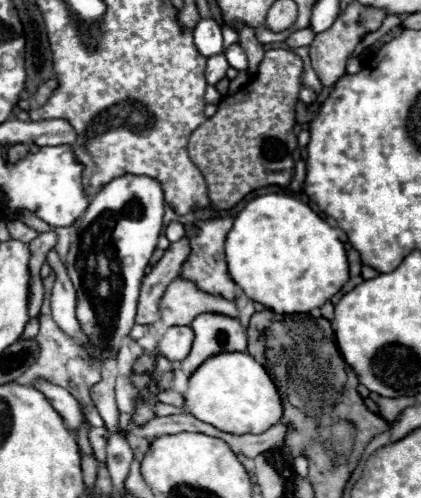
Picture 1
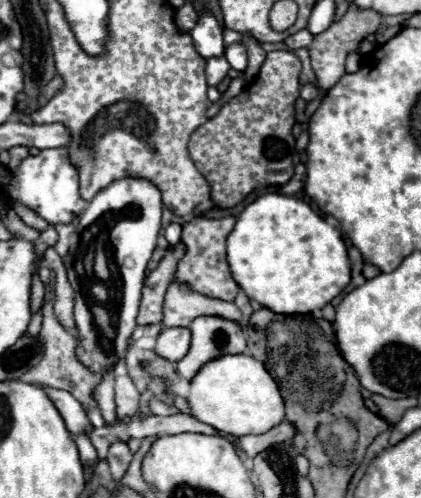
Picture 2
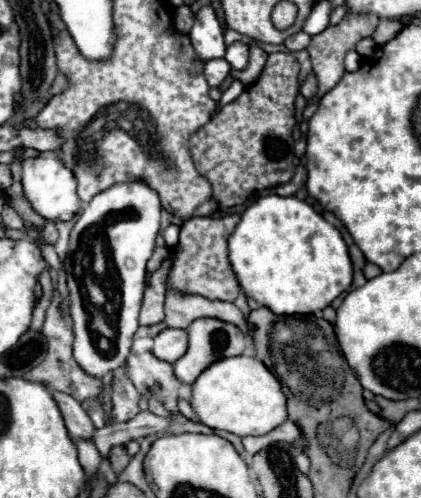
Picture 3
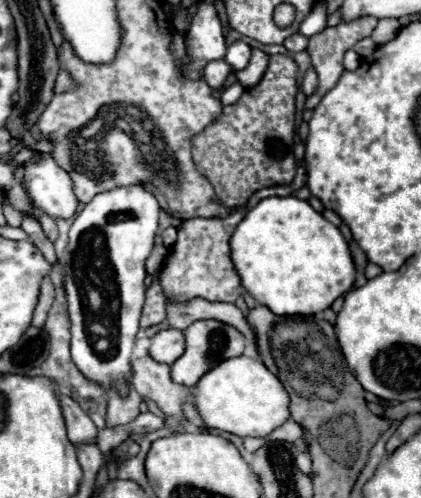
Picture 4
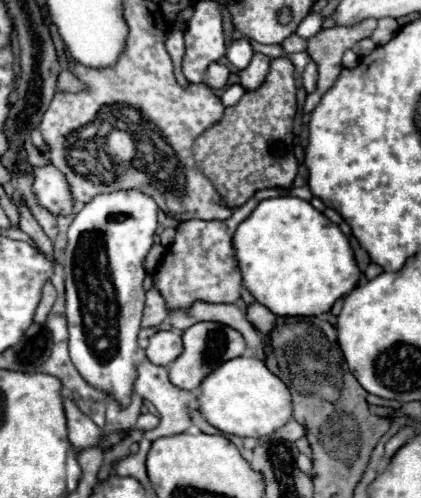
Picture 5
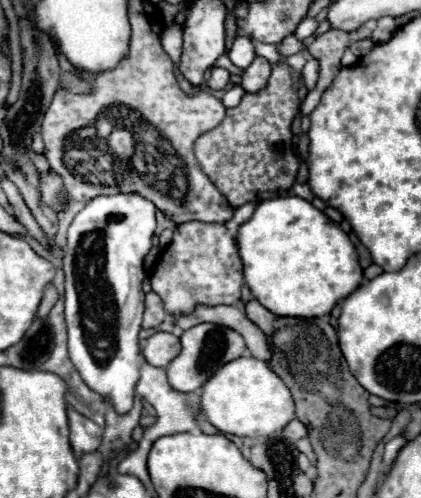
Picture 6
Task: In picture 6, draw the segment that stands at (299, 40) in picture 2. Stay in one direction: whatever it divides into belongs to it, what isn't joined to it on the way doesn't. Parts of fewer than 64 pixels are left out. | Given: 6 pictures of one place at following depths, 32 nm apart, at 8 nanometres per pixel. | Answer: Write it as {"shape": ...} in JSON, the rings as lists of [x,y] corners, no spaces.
{"shape":[[[290,34],[290,36],[286,36],[280,44],[278,44],[278,52],[280,52],[280,56],[292,56],[292,54],[296,54],[296,52],[300,52],[302,50],[302,42],[298,42],[296,40],[296,36],[294,34]]]}

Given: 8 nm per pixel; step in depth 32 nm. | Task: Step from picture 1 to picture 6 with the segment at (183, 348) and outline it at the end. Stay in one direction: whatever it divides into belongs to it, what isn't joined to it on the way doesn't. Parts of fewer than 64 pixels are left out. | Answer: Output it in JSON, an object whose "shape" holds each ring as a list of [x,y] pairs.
{"shape":[[[168,332],[152,334],[142,348],[142,356],[146,358],[146,362],[156,368],[166,368],[176,358],[176,352],[180,352],[180,338]]]}

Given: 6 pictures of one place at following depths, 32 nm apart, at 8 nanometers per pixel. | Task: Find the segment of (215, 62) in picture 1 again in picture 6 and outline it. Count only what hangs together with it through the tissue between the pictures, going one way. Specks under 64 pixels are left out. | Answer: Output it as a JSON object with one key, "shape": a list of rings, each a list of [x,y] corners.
{"shape":[[[212,68],[212,76],[208,80],[208,88],[212,88],[212,90],[224,90],[226,84],[228,84],[228,78],[230,78],[228,70],[224,70],[224,68]]]}

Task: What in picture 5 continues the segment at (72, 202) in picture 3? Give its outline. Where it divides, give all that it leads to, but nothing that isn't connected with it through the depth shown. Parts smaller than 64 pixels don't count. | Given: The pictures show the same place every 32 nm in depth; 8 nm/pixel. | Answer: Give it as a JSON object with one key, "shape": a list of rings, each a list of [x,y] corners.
{"shape":[[[52,164],[46,168],[34,168],[34,192],[38,202],[52,214],[70,214],[72,196],[62,172],[56,172]]]}

